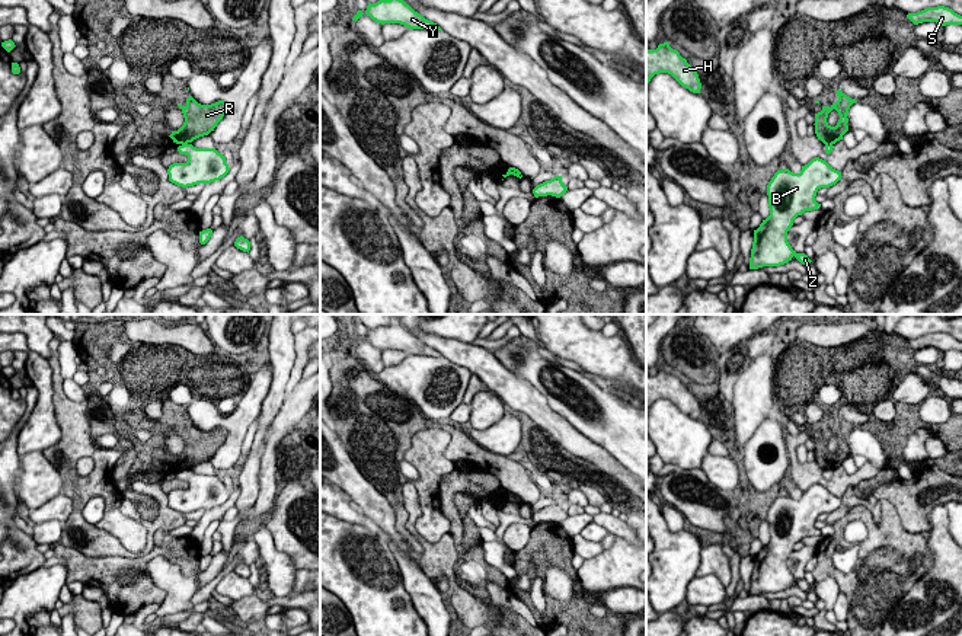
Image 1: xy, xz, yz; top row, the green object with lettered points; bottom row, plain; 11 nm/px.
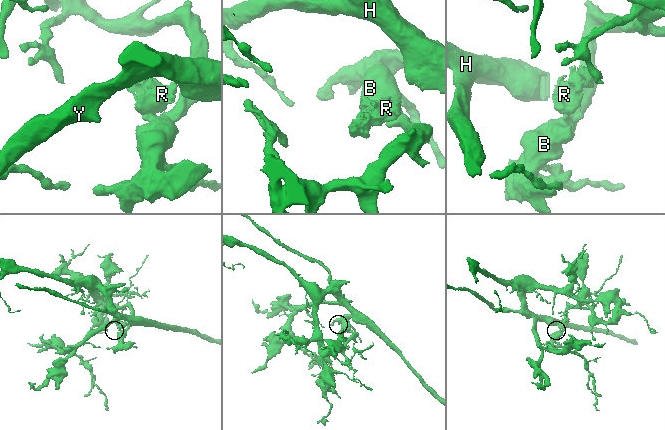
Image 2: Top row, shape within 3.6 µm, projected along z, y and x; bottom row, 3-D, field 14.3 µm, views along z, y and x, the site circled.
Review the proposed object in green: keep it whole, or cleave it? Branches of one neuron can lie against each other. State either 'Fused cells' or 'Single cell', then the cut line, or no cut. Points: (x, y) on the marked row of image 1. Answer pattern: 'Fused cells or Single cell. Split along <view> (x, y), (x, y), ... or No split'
Fused cells. Split along xy (182, 143), (187, 144)

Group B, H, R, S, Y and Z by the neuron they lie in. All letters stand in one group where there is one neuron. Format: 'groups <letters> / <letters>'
groups B H S Y Z / R

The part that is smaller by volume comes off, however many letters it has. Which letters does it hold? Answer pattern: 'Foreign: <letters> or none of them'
Foreign: R

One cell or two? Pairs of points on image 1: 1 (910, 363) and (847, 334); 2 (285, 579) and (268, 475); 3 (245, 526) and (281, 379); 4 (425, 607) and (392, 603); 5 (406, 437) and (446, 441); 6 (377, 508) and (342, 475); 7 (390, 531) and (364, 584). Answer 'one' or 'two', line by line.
1: two
2: two
3: one
4: two
5: one
6: one
7: two

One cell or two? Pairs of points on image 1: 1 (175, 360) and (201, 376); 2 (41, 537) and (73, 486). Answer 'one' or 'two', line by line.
1: one
2: two

